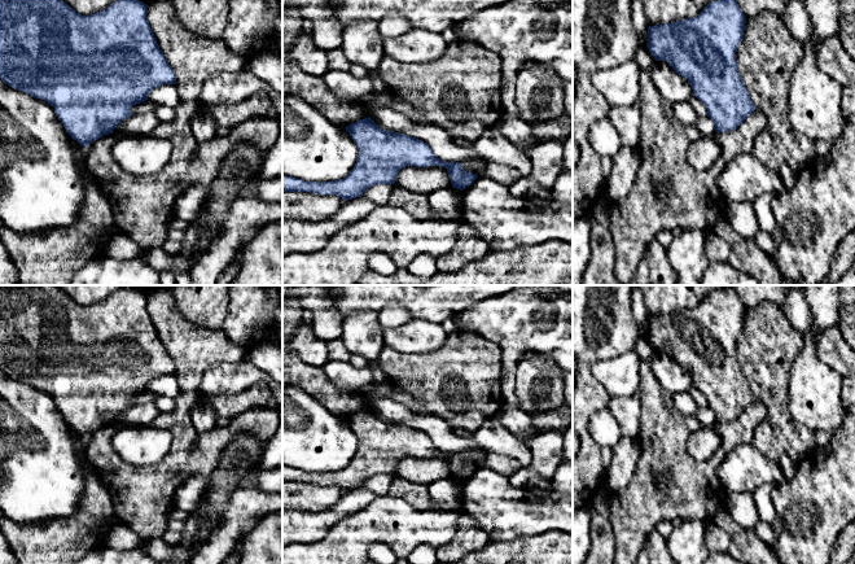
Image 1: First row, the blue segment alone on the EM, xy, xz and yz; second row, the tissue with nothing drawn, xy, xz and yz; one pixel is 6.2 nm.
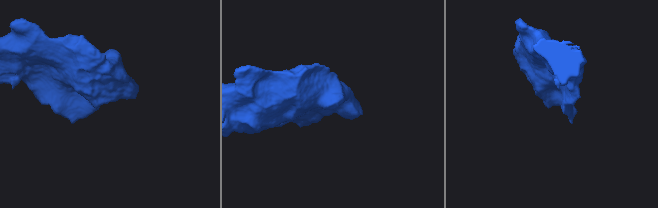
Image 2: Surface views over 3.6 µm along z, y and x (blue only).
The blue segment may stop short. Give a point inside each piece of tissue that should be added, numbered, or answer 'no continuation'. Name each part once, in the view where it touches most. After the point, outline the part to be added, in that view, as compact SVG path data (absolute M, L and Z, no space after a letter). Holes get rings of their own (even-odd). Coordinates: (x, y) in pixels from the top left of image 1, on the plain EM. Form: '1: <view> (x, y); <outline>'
no continuation

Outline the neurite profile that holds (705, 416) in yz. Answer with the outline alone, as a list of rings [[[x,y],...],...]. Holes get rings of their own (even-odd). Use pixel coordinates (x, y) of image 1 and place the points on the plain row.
[[[698,407],[693,416],[703,428],[714,428],[716,424],[714,412],[710,407]]]

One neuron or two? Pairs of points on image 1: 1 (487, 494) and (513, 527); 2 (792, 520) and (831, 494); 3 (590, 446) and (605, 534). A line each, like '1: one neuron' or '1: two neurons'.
1: one neuron
2: one neuron
3: two neurons

